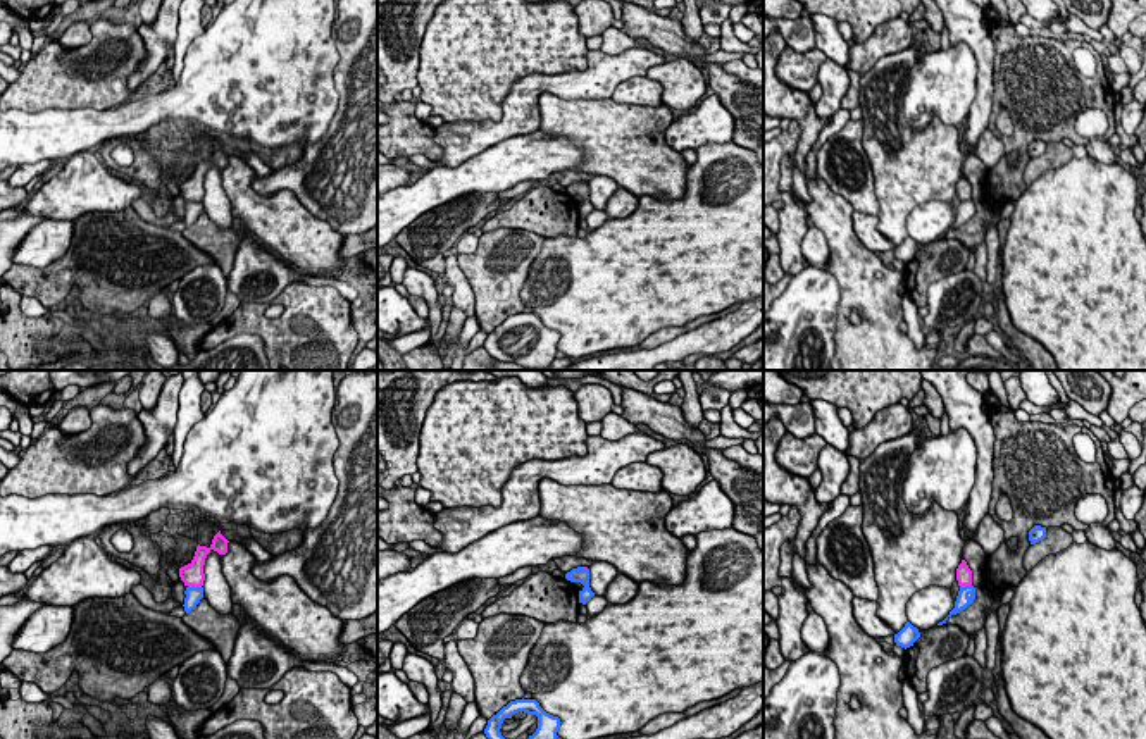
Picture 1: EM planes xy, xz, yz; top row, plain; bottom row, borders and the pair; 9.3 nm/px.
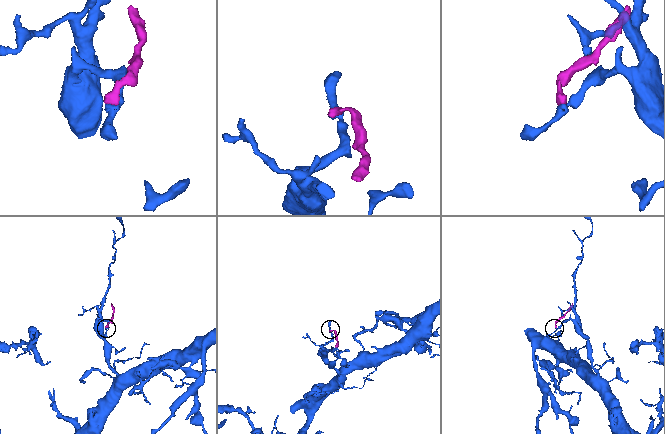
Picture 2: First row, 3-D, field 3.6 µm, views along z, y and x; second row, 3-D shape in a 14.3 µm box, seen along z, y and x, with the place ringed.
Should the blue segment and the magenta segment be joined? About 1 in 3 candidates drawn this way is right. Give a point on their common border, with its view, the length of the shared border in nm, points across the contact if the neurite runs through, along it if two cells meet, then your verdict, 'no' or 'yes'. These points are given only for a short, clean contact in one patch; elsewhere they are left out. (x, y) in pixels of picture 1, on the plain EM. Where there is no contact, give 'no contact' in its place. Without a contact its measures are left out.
xy (195, 202) | 130 nm | along xy (188, 198), (200, 202) | no

